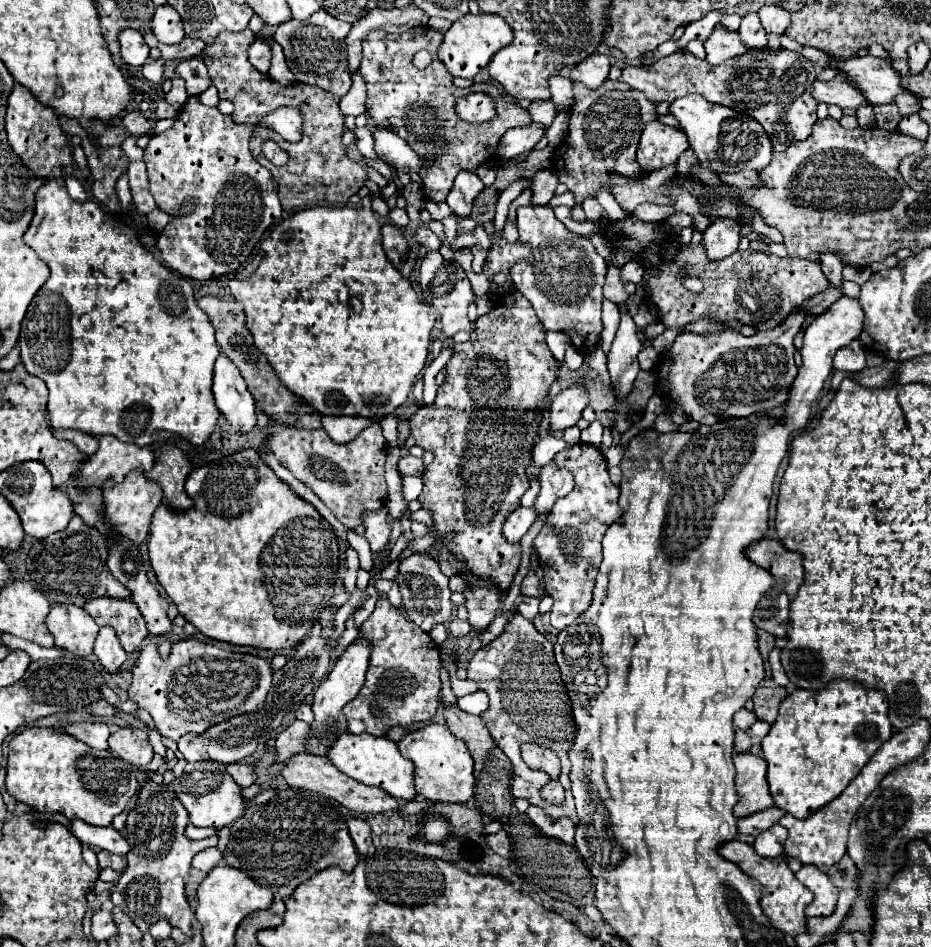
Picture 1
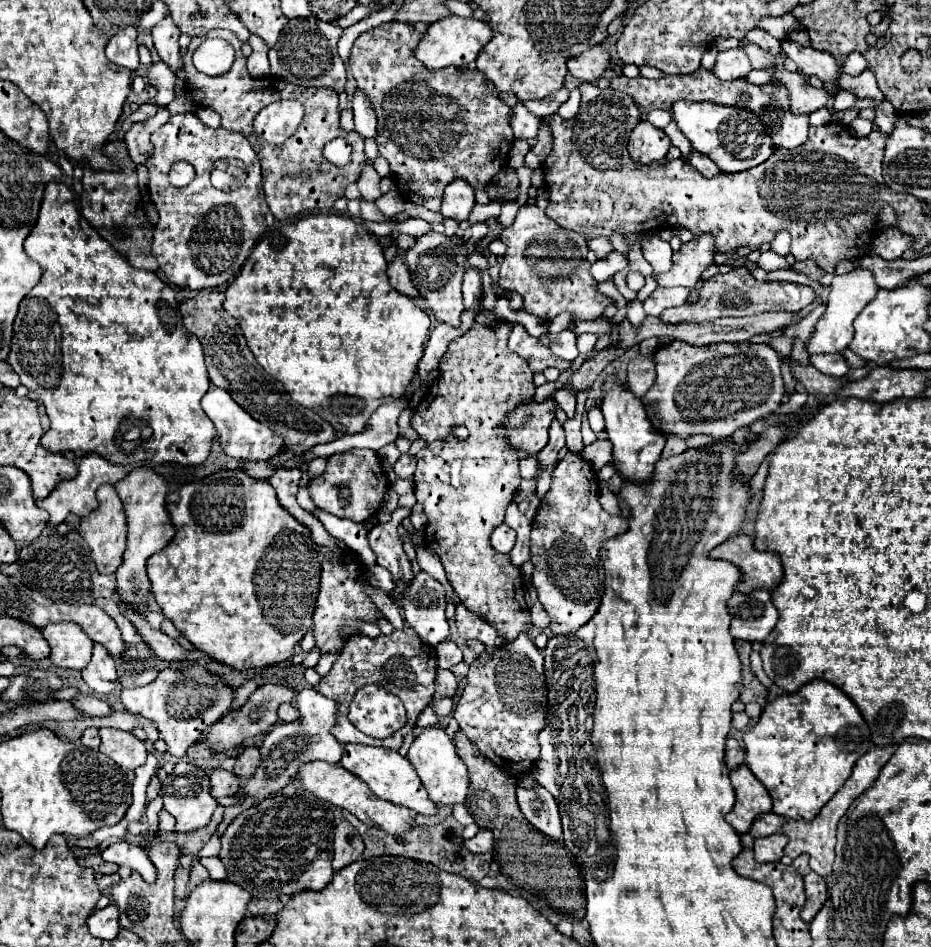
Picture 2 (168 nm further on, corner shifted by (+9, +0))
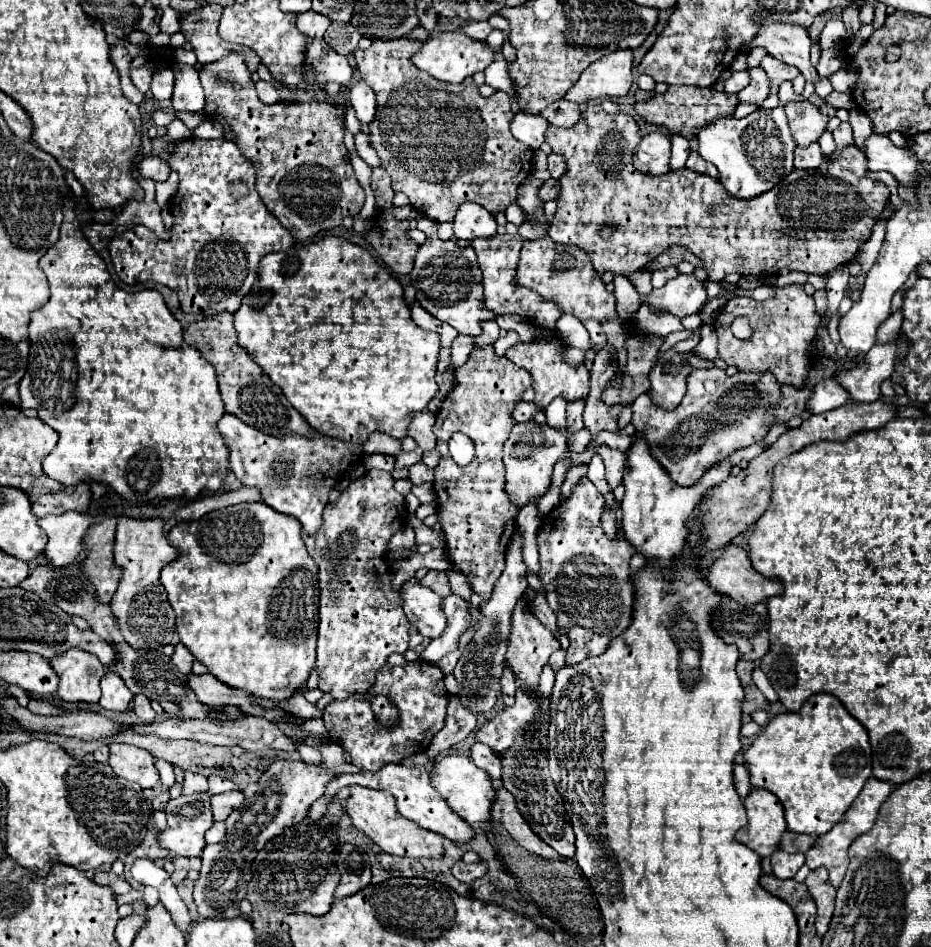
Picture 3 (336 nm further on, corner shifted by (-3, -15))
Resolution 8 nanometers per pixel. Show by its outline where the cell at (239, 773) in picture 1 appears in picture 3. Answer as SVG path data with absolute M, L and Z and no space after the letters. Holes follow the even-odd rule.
M227 791L221 795L211 797L211 809L215 821L225 821L233 809L239 809L245 801L245 795L241 791Z

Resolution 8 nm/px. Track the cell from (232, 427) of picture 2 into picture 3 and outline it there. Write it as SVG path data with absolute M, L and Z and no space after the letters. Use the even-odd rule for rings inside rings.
M231 413L223 415L223 419L217 423L217 429L229 447L229 469L235 473L235 477L247 487L261 489L261 501L275 511L299 519L305 535L315 535L321 529L321 515L329 491L345 473L349 473L363 451L361 445L343 443L319 433L315 433L313 439L293 434L282 438L271 437L245 425Z

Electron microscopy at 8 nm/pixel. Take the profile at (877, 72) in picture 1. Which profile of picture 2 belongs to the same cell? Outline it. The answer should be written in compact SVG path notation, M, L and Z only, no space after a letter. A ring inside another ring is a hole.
M781 38L781 50L799 66L799 70L807 76L819 76L823 82L837 82L839 66L833 56L825 52L817 52L815 48L803 48L791 38Z

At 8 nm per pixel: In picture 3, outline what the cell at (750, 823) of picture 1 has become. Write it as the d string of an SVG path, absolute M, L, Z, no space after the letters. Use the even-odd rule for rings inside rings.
M785 831L785 835L781 837L781 849L787 853L799 853L799 851L805 853L813 843L815 843L815 837L793 833L793 831Z

